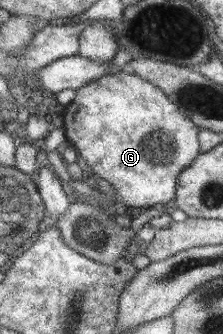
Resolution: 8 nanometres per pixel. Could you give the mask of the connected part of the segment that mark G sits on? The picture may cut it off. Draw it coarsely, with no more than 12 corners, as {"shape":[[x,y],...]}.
{"shape":[[127,70],[78,89],[65,139],[120,211],[170,201],[198,128]]}

